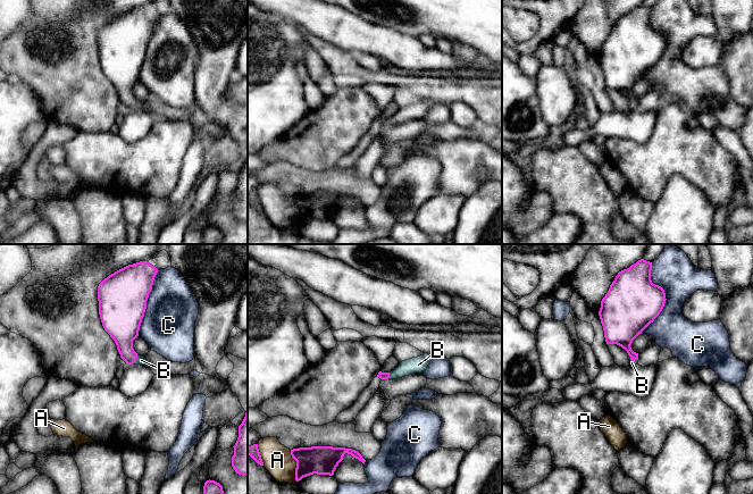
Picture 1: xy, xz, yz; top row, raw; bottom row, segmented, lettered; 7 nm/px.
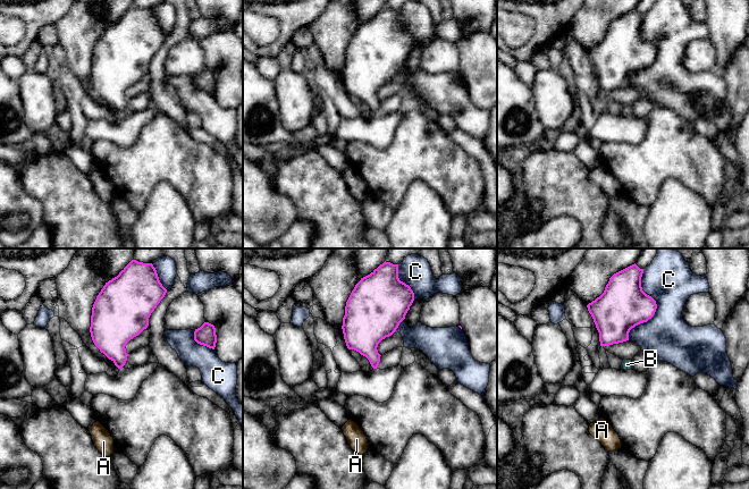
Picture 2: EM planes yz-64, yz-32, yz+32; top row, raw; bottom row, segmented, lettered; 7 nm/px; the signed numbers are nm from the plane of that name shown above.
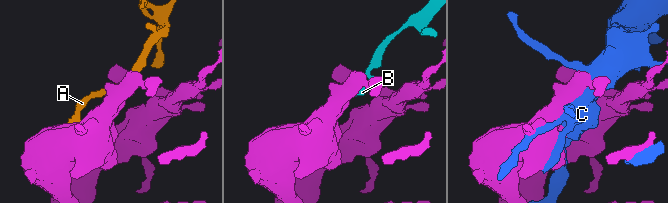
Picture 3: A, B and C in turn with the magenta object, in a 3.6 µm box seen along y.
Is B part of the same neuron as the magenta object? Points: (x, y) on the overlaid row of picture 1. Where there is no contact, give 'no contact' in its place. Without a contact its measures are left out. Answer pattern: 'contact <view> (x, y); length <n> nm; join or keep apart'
contact xy (136, 358); length 80 nm; join

